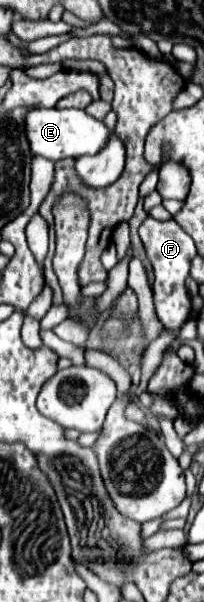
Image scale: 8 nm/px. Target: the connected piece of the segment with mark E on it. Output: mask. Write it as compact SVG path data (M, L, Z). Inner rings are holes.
M34 109L26 115L26 135L34 155L60 161L66 157L78 159L82 155L96 155L108 143L110 129L104 121L94 119L80 109Z

